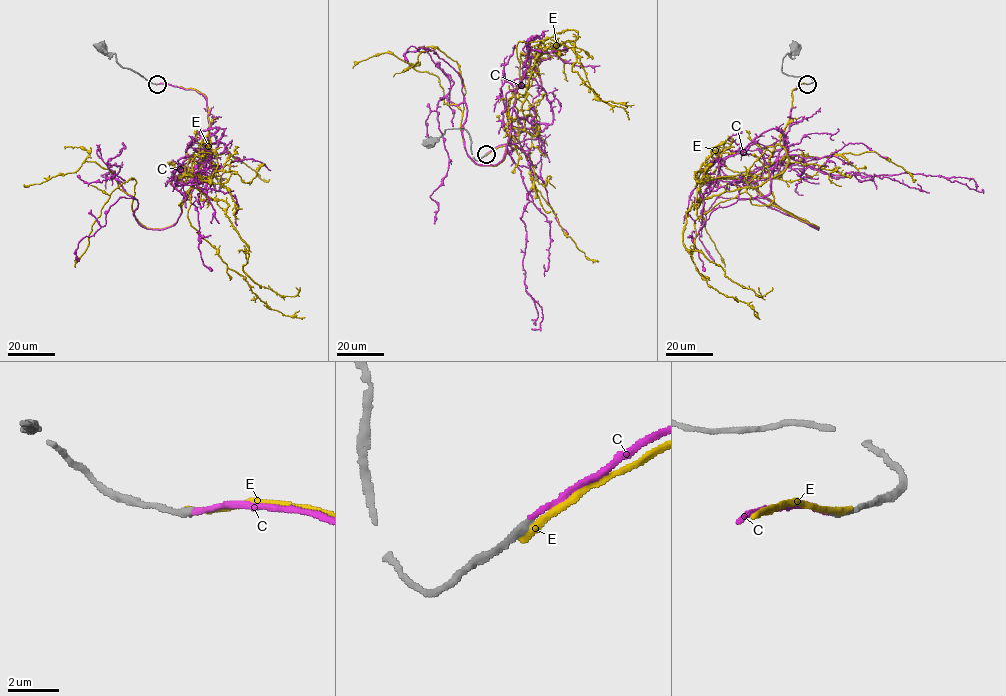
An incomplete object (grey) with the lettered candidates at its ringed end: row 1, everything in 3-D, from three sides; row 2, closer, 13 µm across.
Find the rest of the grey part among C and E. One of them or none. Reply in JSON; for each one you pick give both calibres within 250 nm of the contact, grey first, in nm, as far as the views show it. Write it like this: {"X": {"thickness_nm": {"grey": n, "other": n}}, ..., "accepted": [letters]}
{"C": {"thickness_nm": {"grey": 340, "other": 220}}, "accepted": ["C"]}

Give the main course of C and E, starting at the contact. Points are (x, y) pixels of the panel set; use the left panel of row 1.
C: (157, 83), (206, 100), (196, 183), (165, 228), (135, 219), (119, 166), (105, 189)
E: (157, 83), (206, 97), (210, 142), (182, 213), (146, 228), (129, 179), (75, 267)

